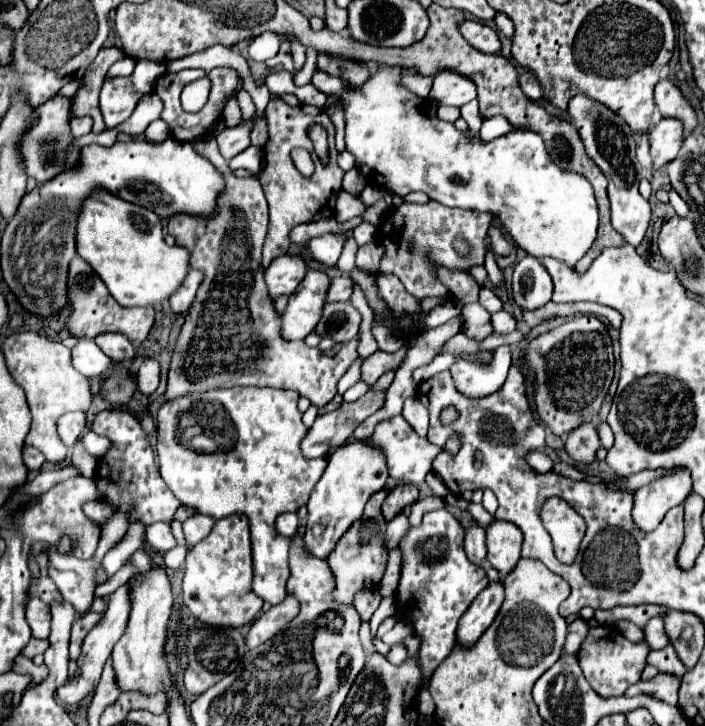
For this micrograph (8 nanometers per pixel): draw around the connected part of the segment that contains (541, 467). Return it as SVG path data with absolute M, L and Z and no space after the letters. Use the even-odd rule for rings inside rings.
M539 450L529 452L529 454L527 454L527 462L529 462L529 466L538 473L544 474L551 471L553 468L551 458L549 458L549 456L545 456L545 454L543 454L543 452L539 452Z

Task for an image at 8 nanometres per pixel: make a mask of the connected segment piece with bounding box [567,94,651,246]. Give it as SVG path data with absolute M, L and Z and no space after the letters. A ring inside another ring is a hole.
M577 94L567 104L567 114L571 116L571 124L577 128L587 154L593 158L593 162L599 164L603 174L609 178L607 194L611 202L611 224L613 228L623 234L625 242L631 246L639 246L651 220L651 206L649 202L639 194L639 180L641 180L641 164L635 158L635 140L631 134L631 128L619 114L609 110L607 106L601 106L601 102L595 102L593 98L587 98L587 94Z

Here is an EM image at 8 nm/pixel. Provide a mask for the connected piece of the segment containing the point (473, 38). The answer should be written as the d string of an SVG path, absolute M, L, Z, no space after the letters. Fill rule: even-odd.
M467 20L467 22L463 22L459 28L461 28L463 38L465 38L471 46L475 46L477 50L481 50L481 52L499 52L499 50L501 50L499 34L497 34L495 30L491 30L487 24Z

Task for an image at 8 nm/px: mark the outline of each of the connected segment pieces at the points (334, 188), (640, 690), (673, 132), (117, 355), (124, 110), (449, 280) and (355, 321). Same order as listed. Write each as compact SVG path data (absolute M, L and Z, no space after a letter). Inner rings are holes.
M273 98L265 110L265 116L267 116L267 124L269 124L269 142L263 148L265 150L265 166L259 174L259 182L261 182L265 198L269 202L269 232L267 232L265 246L263 246L263 268L267 268L273 258L287 254L289 232L297 224L333 218L335 198L337 198L337 192L341 190L341 178L345 174L337 166L339 152L335 150L335 126L323 108L307 106L307 104L293 108L293 106L285 104L281 98ZM313 122L323 124L329 134L329 162L327 164L321 164L321 160L317 158L317 154L313 150L313 144L307 136L307 128ZM293 148L305 148L307 152L311 152L313 162L315 162L313 176L305 178L295 168L295 164L291 160Z
M659 672L653 680L633 684L625 694L627 694L627 696L649 694L649 696L655 696L655 698L671 704L671 706L677 706L677 690L679 690L679 684L681 684L681 680L679 680L677 676Z
M663 118L649 134L653 168L659 170L667 162L673 162L683 144L683 124L673 118Z
M99 334L95 338L95 344L113 360L113 362L127 362L133 360L135 348L123 334Z
M139 60L135 72L127 78L113 78L103 82L101 90L101 112L107 128L115 128L131 116L139 98L153 90L153 84L163 76L167 64Z
M437 266L437 274L435 274L443 286L447 286L451 290L451 294L463 302L475 302L479 296L479 284L475 282L475 278L467 272L467 270L447 270Z
M333 302L325 304L323 316L315 328L319 336L327 336L339 344L357 336L361 324L359 312L351 306L351 302Z

